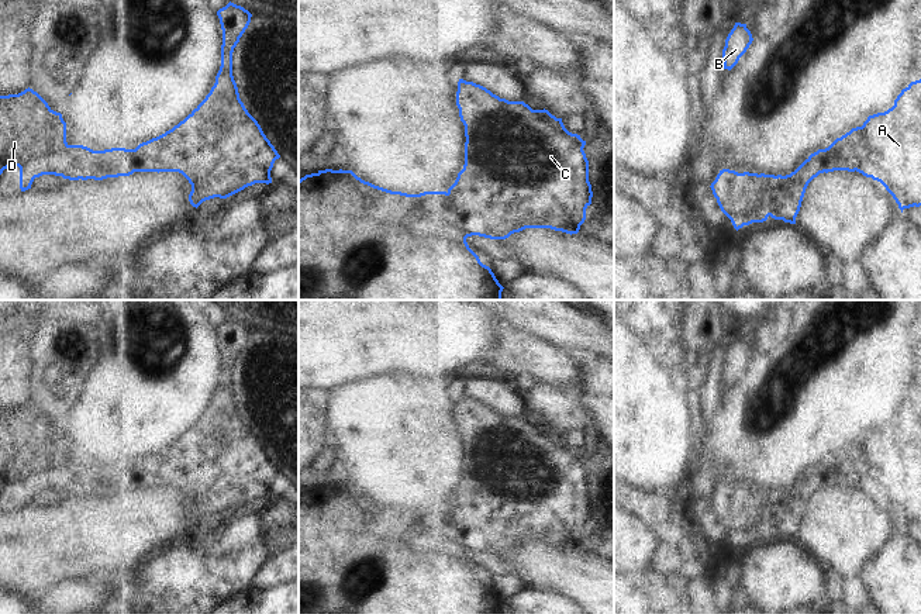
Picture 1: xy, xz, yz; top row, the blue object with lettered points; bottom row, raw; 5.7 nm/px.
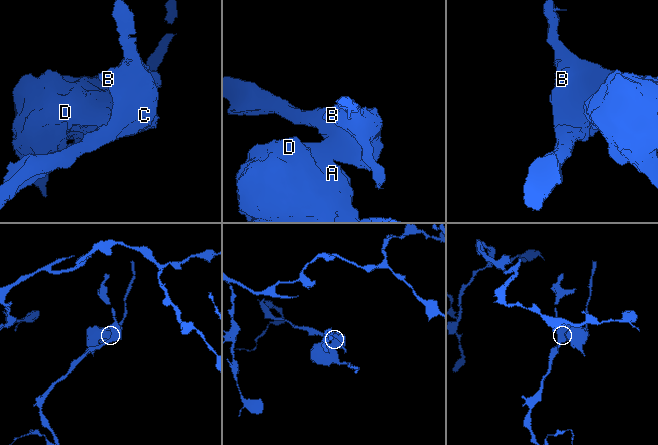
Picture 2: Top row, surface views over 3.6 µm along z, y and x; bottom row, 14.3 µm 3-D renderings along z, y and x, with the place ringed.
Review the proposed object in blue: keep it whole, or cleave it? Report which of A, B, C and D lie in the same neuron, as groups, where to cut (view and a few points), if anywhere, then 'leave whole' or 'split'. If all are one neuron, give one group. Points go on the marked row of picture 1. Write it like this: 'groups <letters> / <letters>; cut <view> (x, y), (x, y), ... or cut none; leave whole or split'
groups A D / B C; cut yz (844, 137), (855, 158), (855, 165), (825, 168), (821, 172); split

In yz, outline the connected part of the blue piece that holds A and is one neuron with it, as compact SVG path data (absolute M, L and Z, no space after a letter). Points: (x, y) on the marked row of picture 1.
M921 79L903 89L891 108L869 115L862 127L852 128L825 148L828 161L831 161L831 151L841 145L842 138L848 141L849 149L856 158L856 166L848 169L827 168L825 173L856 170L880 182L893 196L901 213L904 208L921 206Z

